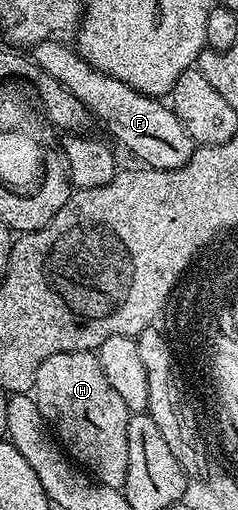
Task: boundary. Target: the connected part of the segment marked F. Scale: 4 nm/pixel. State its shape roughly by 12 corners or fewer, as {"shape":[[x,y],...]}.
{"shape":[[60,39],[31,48],[142,165],[183,168],[195,143],[168,103],[96,72]]}

